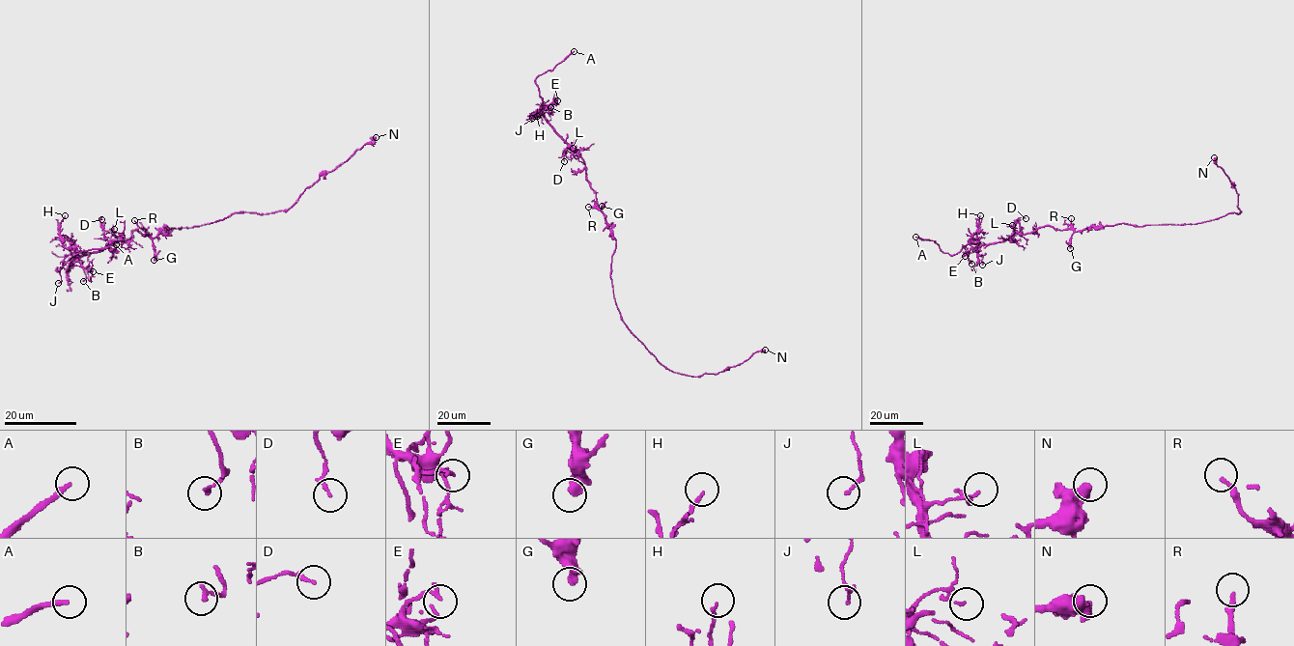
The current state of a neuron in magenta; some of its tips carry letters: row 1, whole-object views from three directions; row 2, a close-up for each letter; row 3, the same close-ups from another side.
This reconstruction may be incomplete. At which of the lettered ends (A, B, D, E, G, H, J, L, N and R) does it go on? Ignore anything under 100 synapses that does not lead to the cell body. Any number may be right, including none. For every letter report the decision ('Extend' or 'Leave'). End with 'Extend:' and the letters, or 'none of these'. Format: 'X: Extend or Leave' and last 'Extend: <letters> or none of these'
A: Extend
B: Leave
D: Leave
E: Leave
G: Leave
H: Leave
J: Leave
L: Leave
N: Leave
R: Leave
Extend: A

